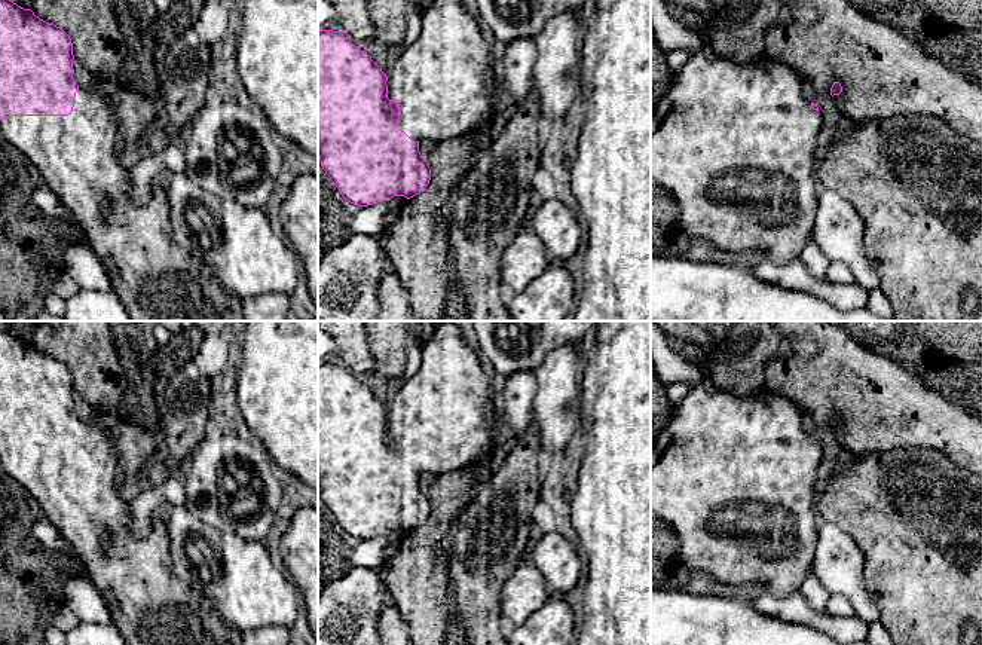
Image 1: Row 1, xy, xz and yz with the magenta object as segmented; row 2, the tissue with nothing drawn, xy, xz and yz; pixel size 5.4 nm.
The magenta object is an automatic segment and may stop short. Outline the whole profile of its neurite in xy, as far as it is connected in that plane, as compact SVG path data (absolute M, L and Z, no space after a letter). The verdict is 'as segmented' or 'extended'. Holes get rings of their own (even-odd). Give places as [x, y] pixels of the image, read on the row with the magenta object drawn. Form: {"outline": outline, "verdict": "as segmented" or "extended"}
{"outline": "M0 0L0 131L3 137L15 146L40 171L45 184L55 193L58 201L73 214L79 229L86 235L89 247L98 256L108 272L111 290L125 306L129 321L245 321L241 300L226 291L214 272L198 257L181 248L172 233L169 223L169 201L166 190L157 183L153 184L152 199L147 204L135 204L131 198L131 168L125 168L116 153L117 120L114 94L120 89L129 92L120 83L114 85L103 79L95 79L91 88L79 86L74 79L73 46L70 36L59 27L49 24L34 15L31 9L24 9L12 0Z", "verdict": "extended"}

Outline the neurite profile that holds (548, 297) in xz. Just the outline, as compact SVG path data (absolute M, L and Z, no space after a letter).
M550 266L521 293L508 296L507 308L513 321L565 321L573 300L570 273Z

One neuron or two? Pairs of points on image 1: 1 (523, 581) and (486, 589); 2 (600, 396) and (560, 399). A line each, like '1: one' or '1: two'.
1: two
2: two

